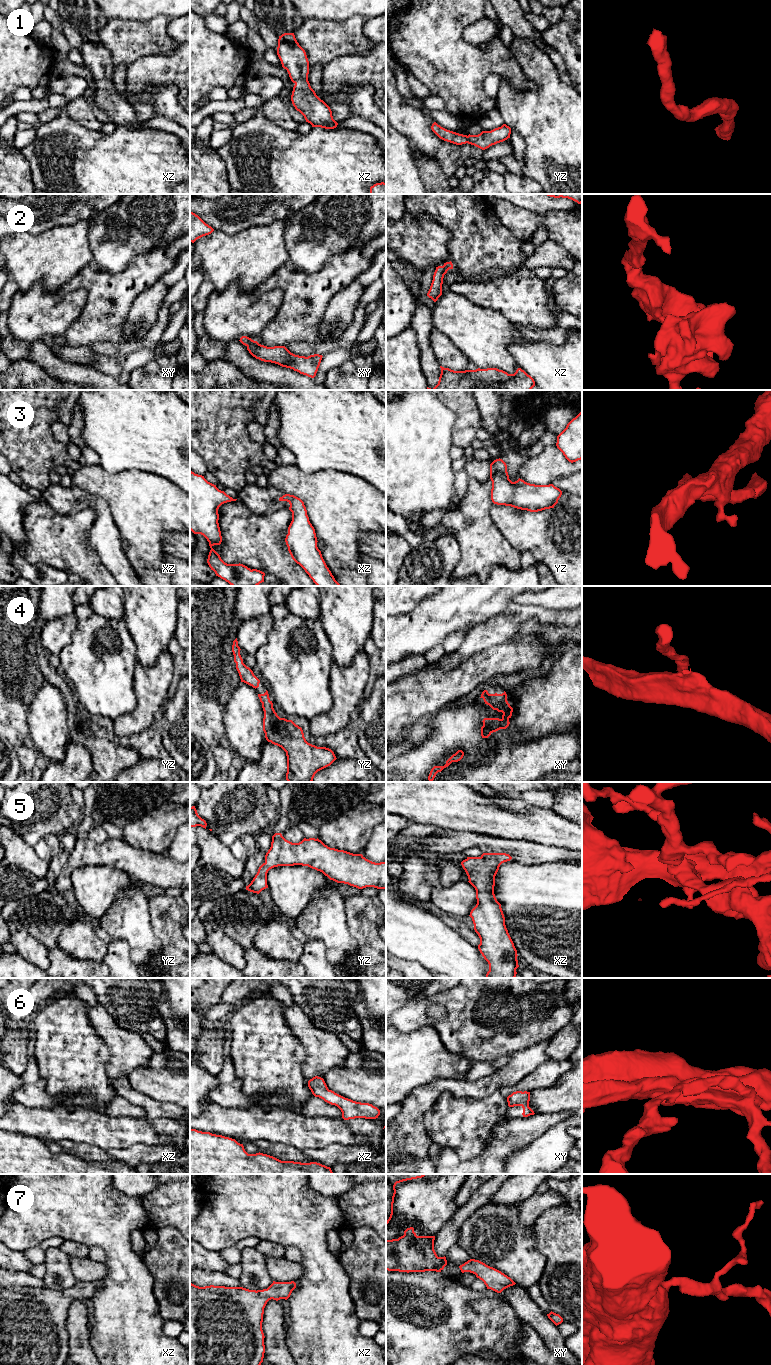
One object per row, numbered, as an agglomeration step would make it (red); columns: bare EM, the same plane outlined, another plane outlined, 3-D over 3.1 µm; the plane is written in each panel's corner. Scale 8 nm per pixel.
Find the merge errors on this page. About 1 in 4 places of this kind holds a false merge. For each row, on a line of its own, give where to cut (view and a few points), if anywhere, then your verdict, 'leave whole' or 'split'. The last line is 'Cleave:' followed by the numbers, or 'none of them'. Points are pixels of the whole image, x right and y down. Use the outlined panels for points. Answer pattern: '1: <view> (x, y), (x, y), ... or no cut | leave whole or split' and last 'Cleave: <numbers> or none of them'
1: no cut | leave whole
2: no cut | leave whole
3: no cut | leave whole
4: no cut | leave whole
5: no cut | leave whole
6: no cut | leave whole
7: no cut | leave whole
Cleave: none of them

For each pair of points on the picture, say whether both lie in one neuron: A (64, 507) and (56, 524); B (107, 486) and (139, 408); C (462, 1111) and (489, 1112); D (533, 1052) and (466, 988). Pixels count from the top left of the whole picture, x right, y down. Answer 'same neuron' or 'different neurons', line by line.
A: different neurons
B: different neurons
C: same neuron
D: different neurons

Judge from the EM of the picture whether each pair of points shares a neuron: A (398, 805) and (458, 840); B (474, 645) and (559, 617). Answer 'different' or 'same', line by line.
A: different
B: same

